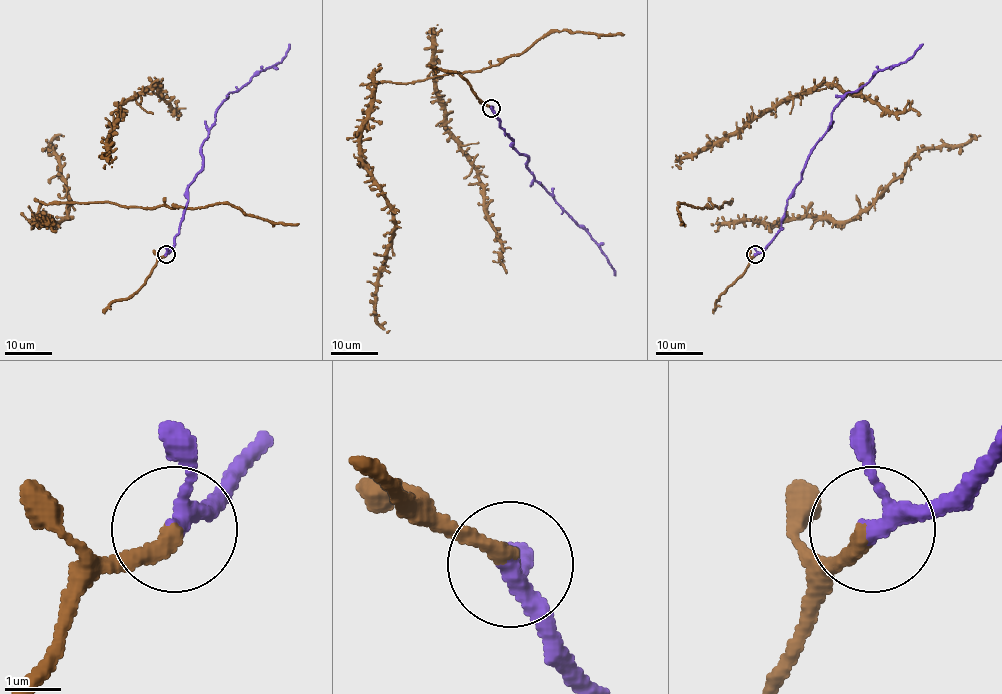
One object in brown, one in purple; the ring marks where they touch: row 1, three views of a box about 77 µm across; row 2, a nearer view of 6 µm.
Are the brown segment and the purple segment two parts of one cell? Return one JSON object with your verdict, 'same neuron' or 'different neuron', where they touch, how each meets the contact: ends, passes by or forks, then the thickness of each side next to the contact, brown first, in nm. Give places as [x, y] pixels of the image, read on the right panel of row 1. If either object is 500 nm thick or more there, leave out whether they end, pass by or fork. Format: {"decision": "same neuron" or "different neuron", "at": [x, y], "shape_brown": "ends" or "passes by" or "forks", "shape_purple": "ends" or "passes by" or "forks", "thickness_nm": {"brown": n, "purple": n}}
{"decision": "same neuron", "at": [755, 254], "shape_brown": "ends", "shape_purple": "passes by", "thickness_nm": {"brown": 300, "purple": 280}}

